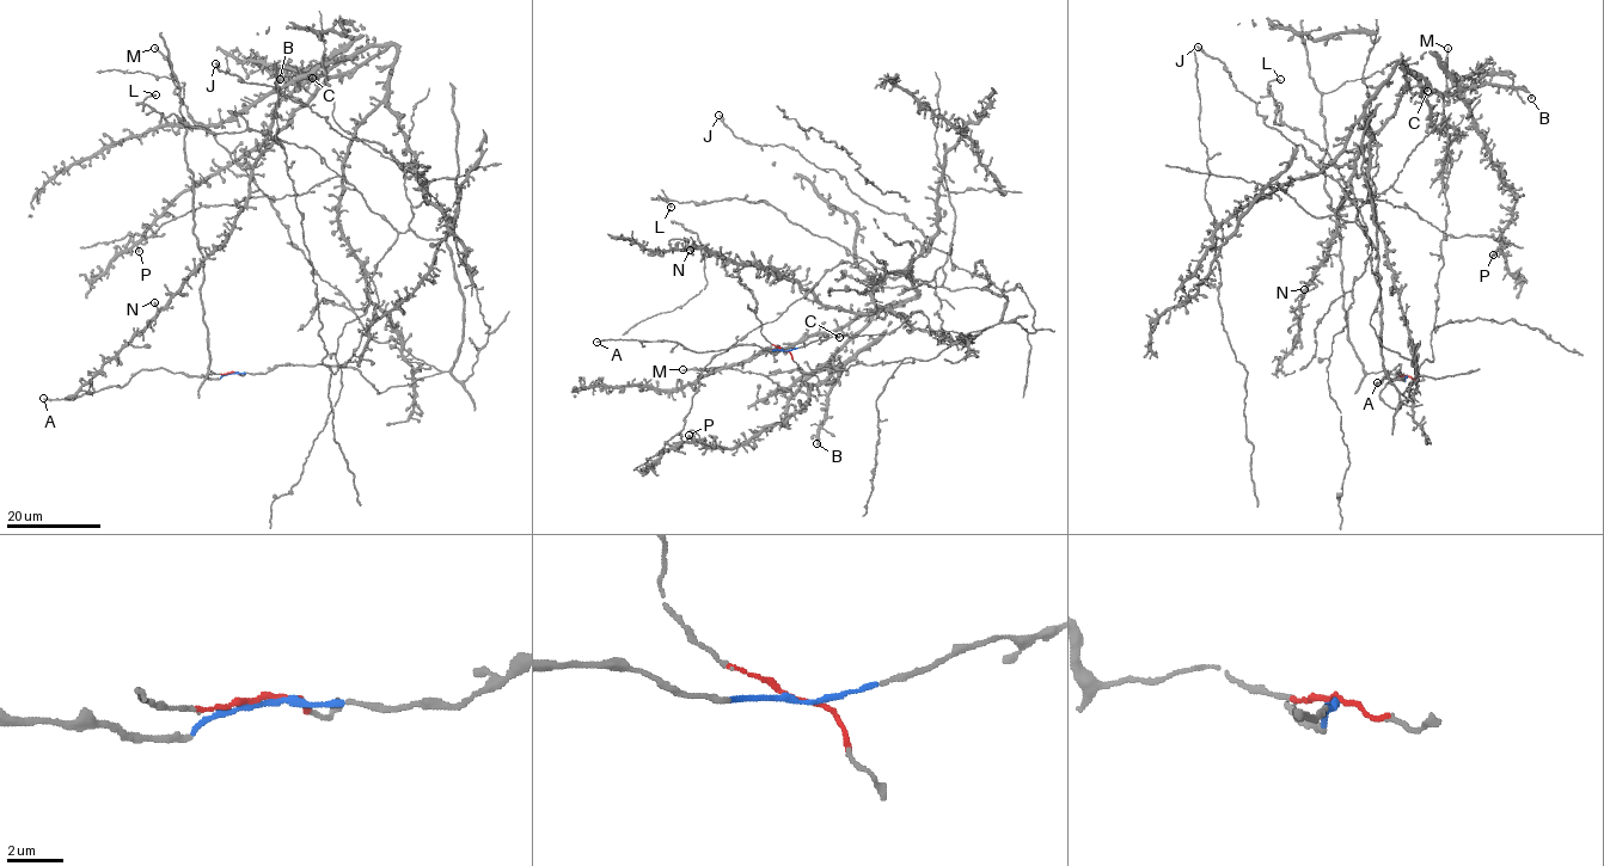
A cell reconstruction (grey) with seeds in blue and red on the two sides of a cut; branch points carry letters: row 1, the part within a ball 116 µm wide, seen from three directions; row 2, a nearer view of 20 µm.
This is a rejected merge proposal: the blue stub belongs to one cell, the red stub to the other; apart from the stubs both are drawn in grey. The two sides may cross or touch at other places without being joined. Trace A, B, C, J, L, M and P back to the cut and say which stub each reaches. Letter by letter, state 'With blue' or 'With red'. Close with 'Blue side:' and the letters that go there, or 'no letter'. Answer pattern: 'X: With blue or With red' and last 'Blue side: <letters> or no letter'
A: With blue
B: With blue
C: With blue
J: With blue
L: With blue
M: With blue
P: With blue
Blue side: A, B, C, J, L, M, P

